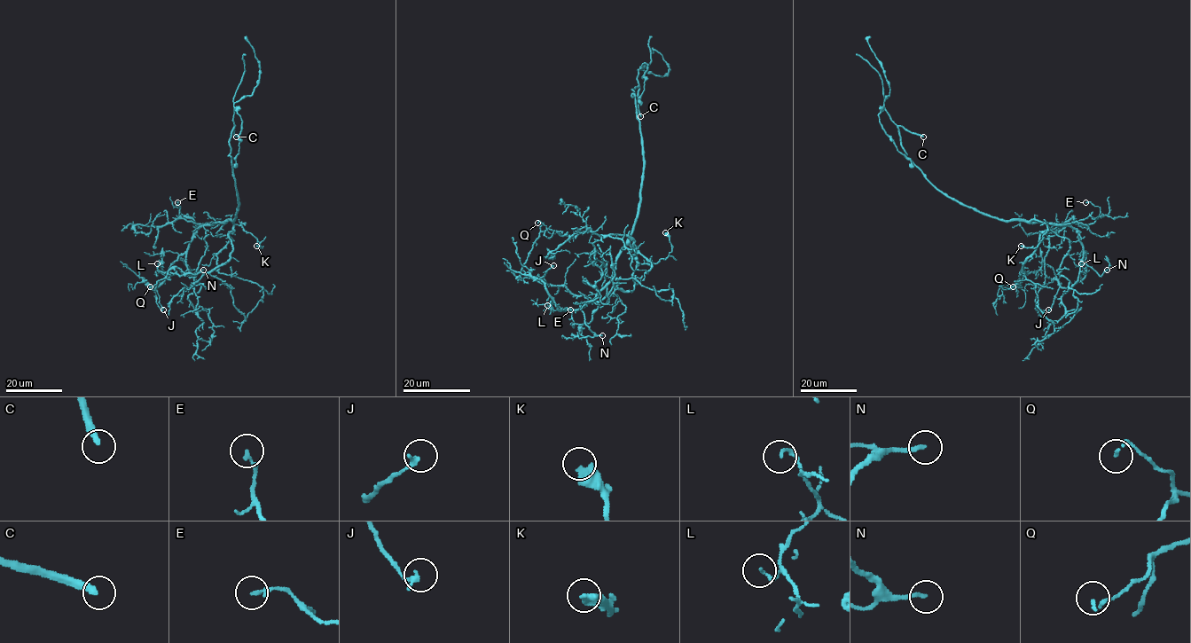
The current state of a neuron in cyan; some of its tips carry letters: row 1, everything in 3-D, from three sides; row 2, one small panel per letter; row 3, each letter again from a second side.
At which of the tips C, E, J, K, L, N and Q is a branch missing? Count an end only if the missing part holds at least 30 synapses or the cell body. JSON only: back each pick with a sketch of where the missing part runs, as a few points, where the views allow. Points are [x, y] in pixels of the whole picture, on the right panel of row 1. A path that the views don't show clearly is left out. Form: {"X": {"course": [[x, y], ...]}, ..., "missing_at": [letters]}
{"C": {"course": [[923, 137], [975, 182], [1015, 190], [1049, 180], [1103, 197], [1124, 168], [1106, 129], [1112, 46]]}, "N": {"course": [[1107, 270], [1109, 266], [1108, 263], [1093, 269], [1070, 260]]}, "missing_at": ["C", "N"]}

